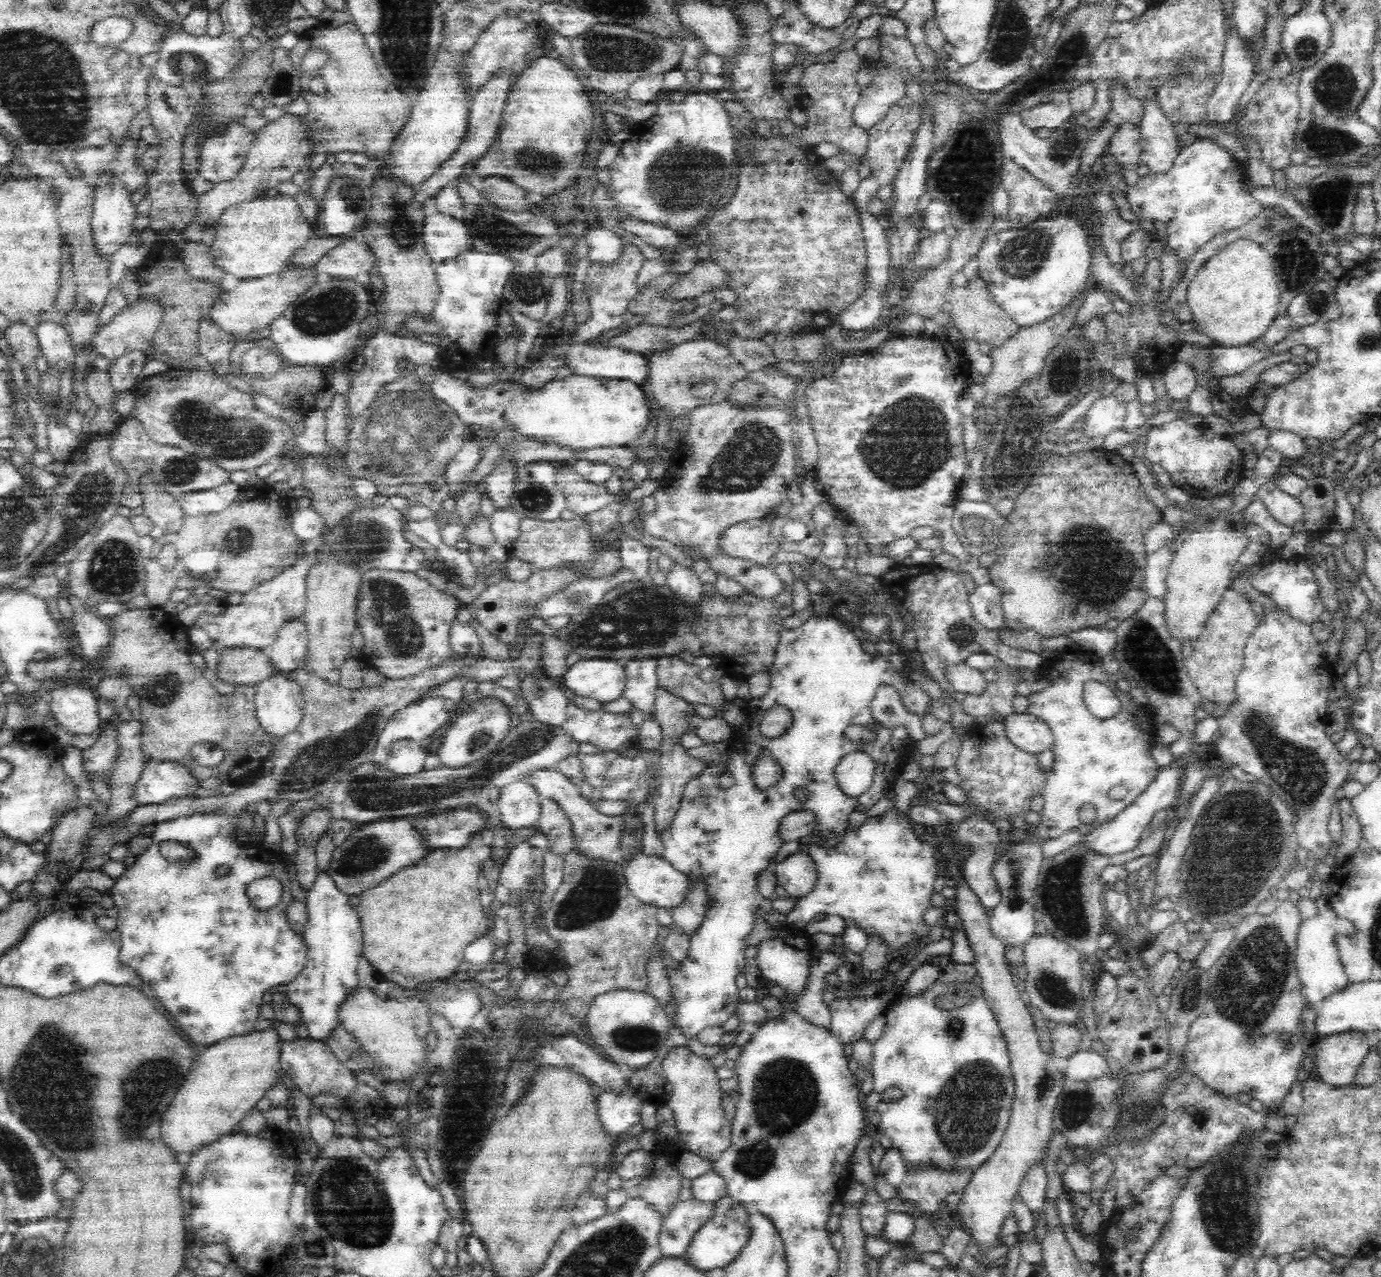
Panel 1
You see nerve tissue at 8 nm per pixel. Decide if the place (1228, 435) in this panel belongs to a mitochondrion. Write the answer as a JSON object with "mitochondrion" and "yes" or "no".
{"mitochondrion":"no"}

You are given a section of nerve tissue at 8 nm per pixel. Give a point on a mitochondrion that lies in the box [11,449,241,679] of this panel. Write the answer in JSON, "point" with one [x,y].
{"point":[95,493]}

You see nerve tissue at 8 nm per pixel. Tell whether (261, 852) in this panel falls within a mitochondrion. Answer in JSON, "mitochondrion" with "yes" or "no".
{"mitochondrion":"no"}

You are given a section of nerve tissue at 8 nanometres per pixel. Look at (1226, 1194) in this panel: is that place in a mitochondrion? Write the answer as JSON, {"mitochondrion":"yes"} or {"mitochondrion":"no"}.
{"mitochondrion":"yes"}

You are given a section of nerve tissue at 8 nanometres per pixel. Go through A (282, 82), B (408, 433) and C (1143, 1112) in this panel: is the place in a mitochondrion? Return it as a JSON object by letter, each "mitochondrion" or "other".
{"A":"mitochondrion","B":"mitochondrion","C":"mitochondrion"}

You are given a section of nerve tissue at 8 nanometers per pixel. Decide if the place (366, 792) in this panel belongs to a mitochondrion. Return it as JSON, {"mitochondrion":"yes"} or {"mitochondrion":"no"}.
{"mitochondrion":"yes"}

